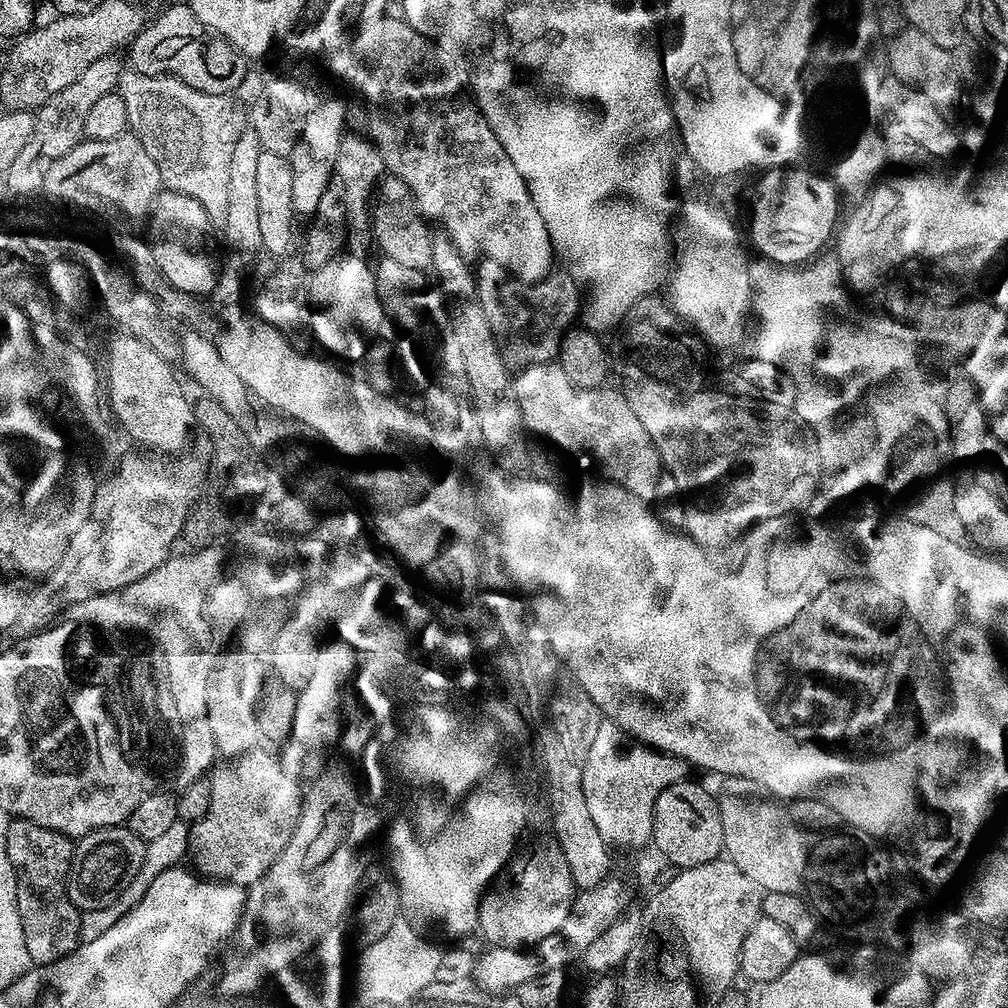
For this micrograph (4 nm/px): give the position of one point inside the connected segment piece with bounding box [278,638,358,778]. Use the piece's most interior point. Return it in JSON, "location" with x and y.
{"location":[319,719]}

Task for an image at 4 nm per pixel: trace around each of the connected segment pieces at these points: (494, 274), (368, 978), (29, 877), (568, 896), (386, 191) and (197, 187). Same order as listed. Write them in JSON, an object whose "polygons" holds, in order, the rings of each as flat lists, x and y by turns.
{"polygons":[[[485,259,475,265,474,271,476,297,482,310,486,310,486,322,490,322,492,337,509,369,519,370,555,361,564,333,577,323,576,315,582,312,582,292,571,275,556,270,537,284,523,284,498,266,498,262]],[[399,919,382,938,359,951,352,982,366,999,390,1006,406,1004,421,997,424,988,435,981,435,971,443,949,423,940,413,931,415,929,410,927,407,919]],[[9,819,6,854,14,870,18,918,22,918,22,934,33,965,58,962,81,945,81,911,70,902,68,893,73,851,73,837,58,834,58,830,46,830,46,826,38,826,38,822]],[[555,838,547,839,525,843,499,877,500,888,493,887,480,897,478,932,489,940,489,945,524,950,527,944,541,944,566,922,578,889,574,878,570,878,570,866,566,866,562,846,558,846]],[[385,175,370,205,370,236,376,239,376,244,381,250,379,253,386,259,394,259,407,269,424,272,431,269,434,258,433,235,433,229,420,215,410,186,406,186,402,178]],[[124,70,120,73,118,93,126,104,126,118,131,135,137,136,146,146,146,154,154,158,154,166,160,171,161,185,169,192,181,192,207,201,208,196,223,198,229,189,230,157,234,146,246,130,246,108,232,94,206,94,186,86,176,76,151,76,141,72]]]}

